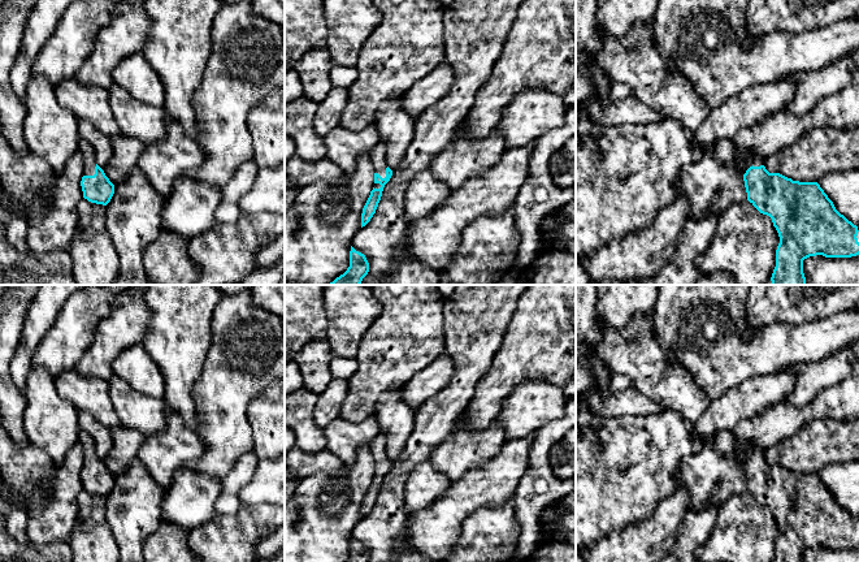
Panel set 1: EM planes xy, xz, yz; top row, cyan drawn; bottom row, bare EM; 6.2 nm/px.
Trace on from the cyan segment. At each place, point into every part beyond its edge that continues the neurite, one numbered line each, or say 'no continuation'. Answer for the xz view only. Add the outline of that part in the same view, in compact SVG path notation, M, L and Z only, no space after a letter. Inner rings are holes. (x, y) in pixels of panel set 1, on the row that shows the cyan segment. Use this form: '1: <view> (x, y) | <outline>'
1: xz (377, 154) | M379 140L372 150L370 150L370 159L374 167L374 173L378 173L382 178L386 177L386 146L382 140Z

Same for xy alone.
1: xy (83, 147) | M79 139L78 151L82 154L83 159L83 176L94 176L96 159L91 144L83 139Z

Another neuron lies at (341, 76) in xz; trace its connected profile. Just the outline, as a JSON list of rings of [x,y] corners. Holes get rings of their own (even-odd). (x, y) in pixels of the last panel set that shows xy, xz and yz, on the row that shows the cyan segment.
[[[335,65],[330,72],[330,81],[334,87],[348,88],[357,78],[359,72],[356,66]]]

